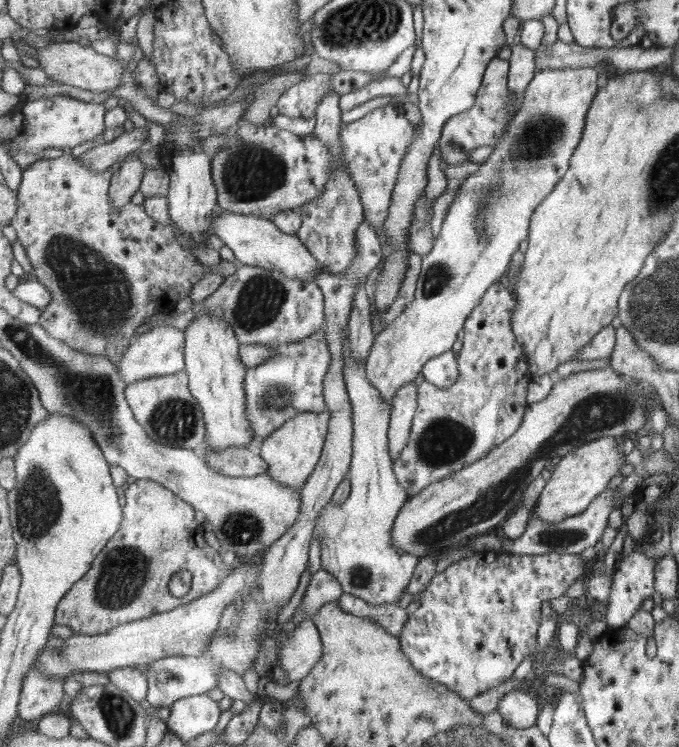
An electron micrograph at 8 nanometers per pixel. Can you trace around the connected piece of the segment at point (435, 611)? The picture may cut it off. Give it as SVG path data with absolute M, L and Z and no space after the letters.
M479 551L435 575L421 593L420 607L410 614L400 637L402 649L412 665L427 678L440 682L465 699L483 695L501 686L515 674L523 660L540 651L537 632L541 628L541 604L559 598L585 574L583 556L550 553L543 555Z

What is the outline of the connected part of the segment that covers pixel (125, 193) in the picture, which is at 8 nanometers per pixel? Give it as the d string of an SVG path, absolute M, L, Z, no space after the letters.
M134 155L121 161L121 167L113 172L110 186L113 206L122 207L131 202L131 198L140 191L146 169L143 160Z

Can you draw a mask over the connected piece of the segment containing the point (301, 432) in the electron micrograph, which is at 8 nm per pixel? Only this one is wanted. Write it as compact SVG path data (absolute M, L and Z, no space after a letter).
M306 410L295 418L288 420L281 428L277 429L269 438L257 446L259 454L269 465L268 476L285 487L301 488L306 485L307 479L314 473L322 457L324 444L328 435L331 411L311 412Z

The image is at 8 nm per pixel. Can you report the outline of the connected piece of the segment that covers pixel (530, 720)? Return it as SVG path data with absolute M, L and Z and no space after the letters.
M515 691L503 698L497 712L503 714L517 729L531 728L538 722L539 702L531 692Z

